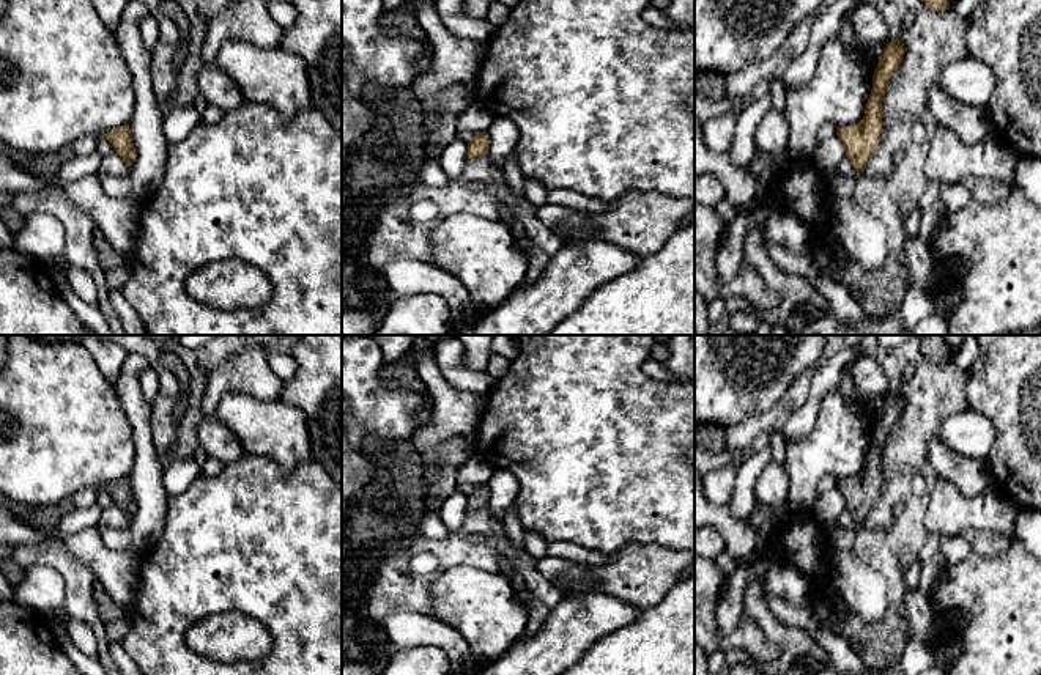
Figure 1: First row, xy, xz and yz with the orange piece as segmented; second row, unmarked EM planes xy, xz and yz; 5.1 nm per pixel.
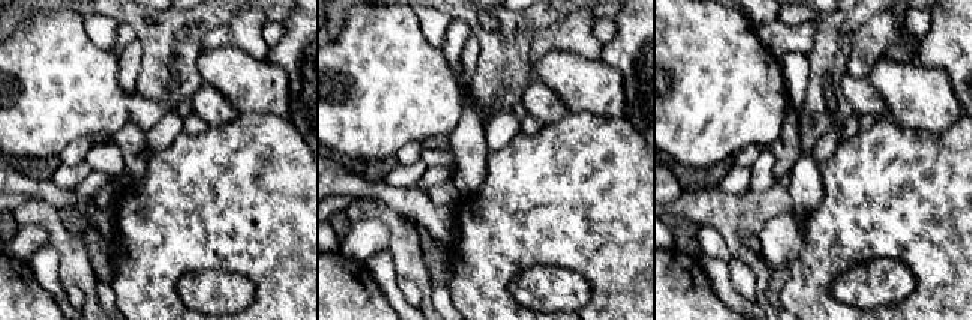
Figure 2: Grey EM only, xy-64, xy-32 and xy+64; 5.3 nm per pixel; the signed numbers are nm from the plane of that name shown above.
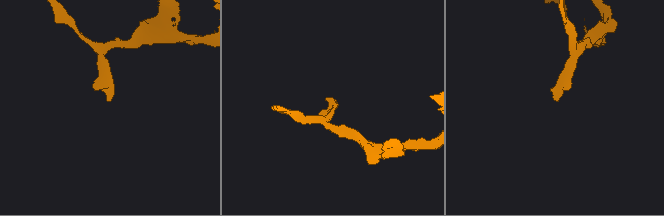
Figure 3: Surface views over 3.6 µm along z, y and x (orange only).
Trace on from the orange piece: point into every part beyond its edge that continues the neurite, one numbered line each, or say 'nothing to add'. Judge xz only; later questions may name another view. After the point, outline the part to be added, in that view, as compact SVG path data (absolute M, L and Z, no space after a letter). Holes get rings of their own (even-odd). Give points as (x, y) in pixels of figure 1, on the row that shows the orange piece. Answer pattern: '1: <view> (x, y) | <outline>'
nothing to add

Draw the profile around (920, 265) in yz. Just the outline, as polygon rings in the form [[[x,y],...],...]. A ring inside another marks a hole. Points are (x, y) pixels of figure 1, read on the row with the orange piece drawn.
[[[904,236],[909,285],[924,293],[932,293],[935,266],[932,250],[920,236]]]

